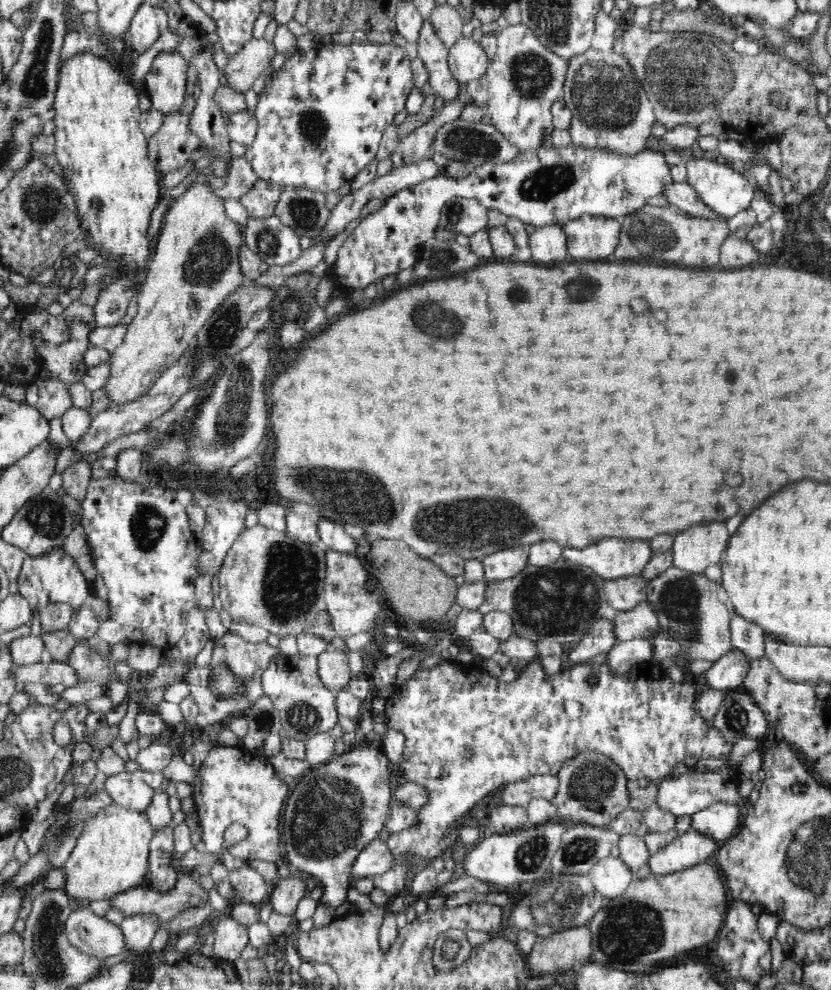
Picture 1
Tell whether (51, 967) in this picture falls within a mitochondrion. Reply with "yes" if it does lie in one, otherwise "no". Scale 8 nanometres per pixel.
yes

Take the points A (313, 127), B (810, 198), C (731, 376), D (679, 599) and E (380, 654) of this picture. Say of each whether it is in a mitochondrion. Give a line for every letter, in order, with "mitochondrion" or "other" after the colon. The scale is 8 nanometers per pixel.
A: mitochondrion
B: other
C: other
D: mitochondrion
E: other

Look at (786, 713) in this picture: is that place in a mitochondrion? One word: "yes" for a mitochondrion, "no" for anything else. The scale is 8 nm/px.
no

